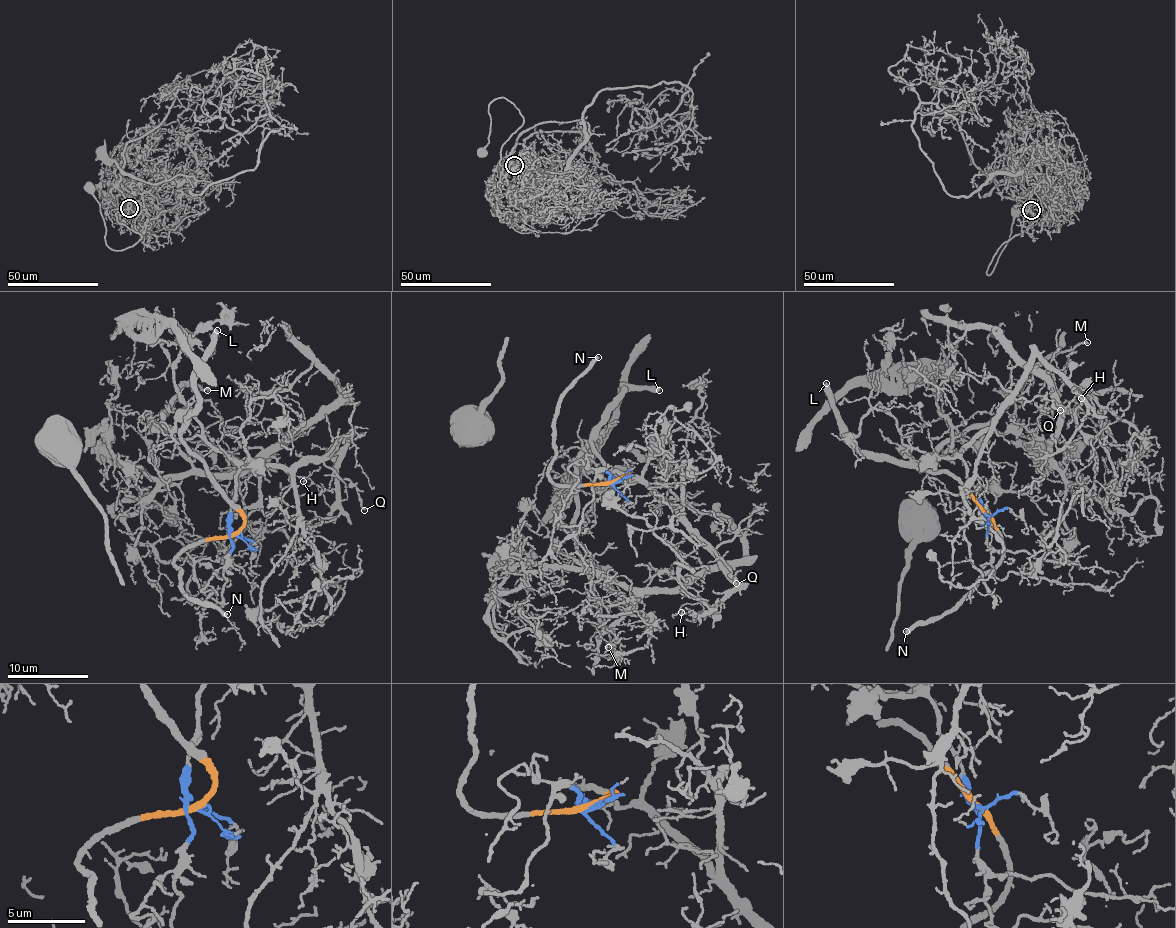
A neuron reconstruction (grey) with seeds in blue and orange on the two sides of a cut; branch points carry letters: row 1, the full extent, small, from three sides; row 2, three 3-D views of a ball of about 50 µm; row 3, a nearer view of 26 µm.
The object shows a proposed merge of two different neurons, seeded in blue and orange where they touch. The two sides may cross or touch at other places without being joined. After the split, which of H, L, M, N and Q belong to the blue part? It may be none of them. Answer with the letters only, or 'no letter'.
H, Q

